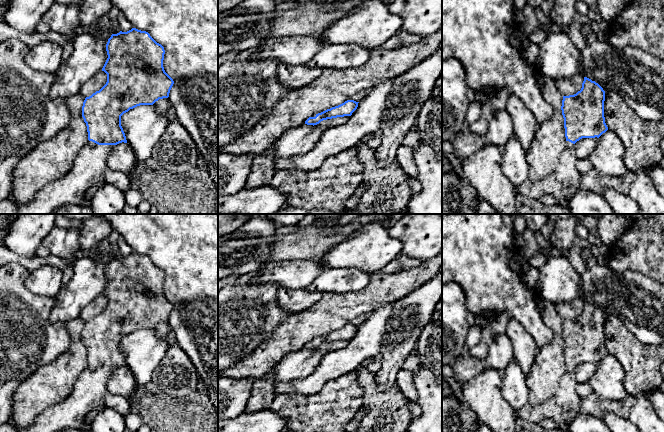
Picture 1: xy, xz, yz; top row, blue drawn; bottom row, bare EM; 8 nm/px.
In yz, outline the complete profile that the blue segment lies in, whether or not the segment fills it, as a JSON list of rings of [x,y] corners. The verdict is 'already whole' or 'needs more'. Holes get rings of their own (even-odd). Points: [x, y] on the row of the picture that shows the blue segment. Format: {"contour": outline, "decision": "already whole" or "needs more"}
{"contour": [[[584,77],[580,91],[574,95],[563,96],[561,110],[566,148],[550,175],[539,181],[521,183],[515,189],[518,194],[532,199],[551,195],[559,205],[565,206],[569,197],[581,189],[582,174],[577,169],[574,144],[582,138],[599,138],[608,130],[604,117],[604,101],[603,88],[587,77]]], "decision": "needs more"}

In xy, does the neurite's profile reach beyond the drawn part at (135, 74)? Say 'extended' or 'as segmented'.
extended

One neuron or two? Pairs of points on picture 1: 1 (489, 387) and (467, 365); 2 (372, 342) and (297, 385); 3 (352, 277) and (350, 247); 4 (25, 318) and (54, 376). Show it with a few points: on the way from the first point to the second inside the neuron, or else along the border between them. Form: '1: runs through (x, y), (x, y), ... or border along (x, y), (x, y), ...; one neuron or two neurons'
1: border along (486, 366), (481, 372), (461, 384); two neurons
2: runs through (353, 355), (346, 360), (333, 364), (316, 380); one neuron
3: border along (327, 268), (359, 268), (370, 273); two neurons
4: border along (68, 349), (55, 359), (39, 366), (29, 376); two neurons

